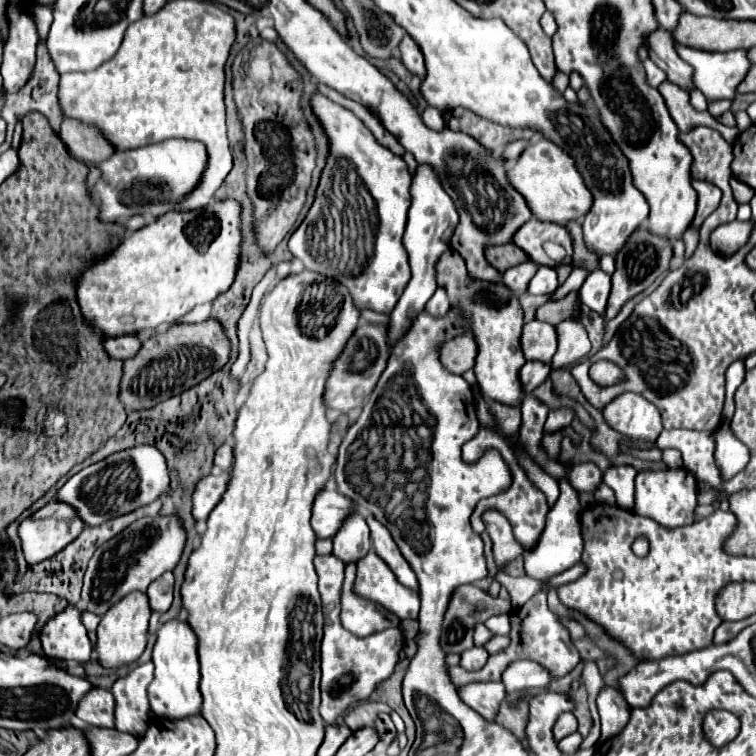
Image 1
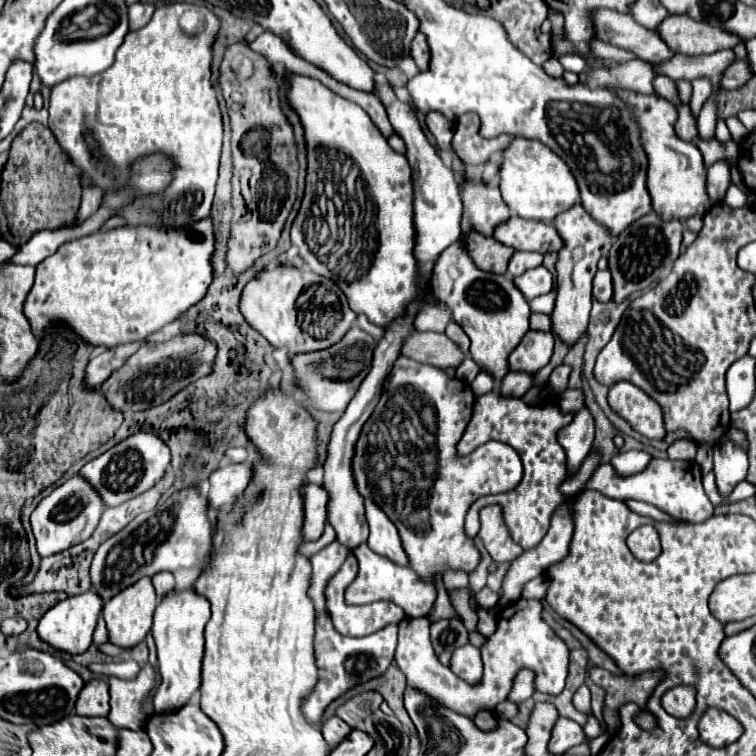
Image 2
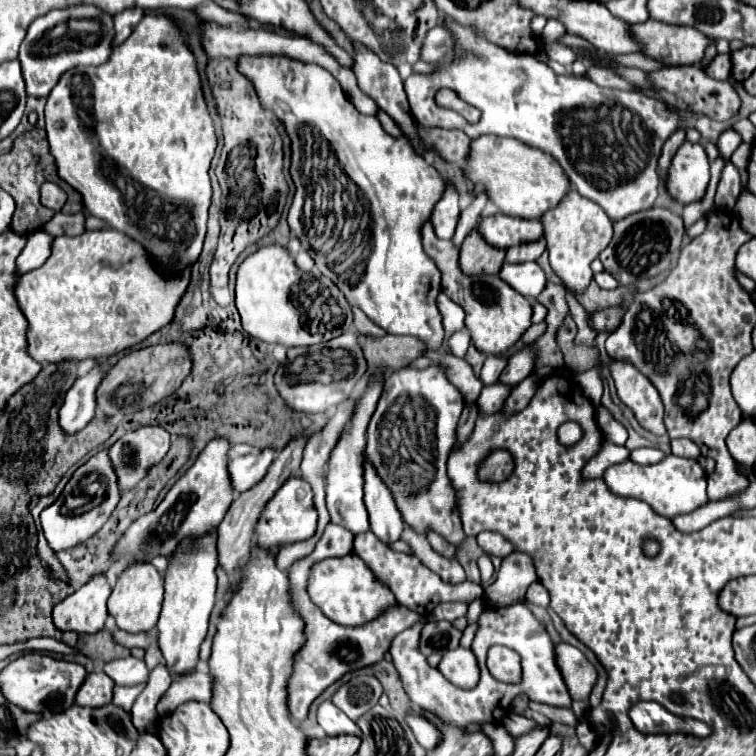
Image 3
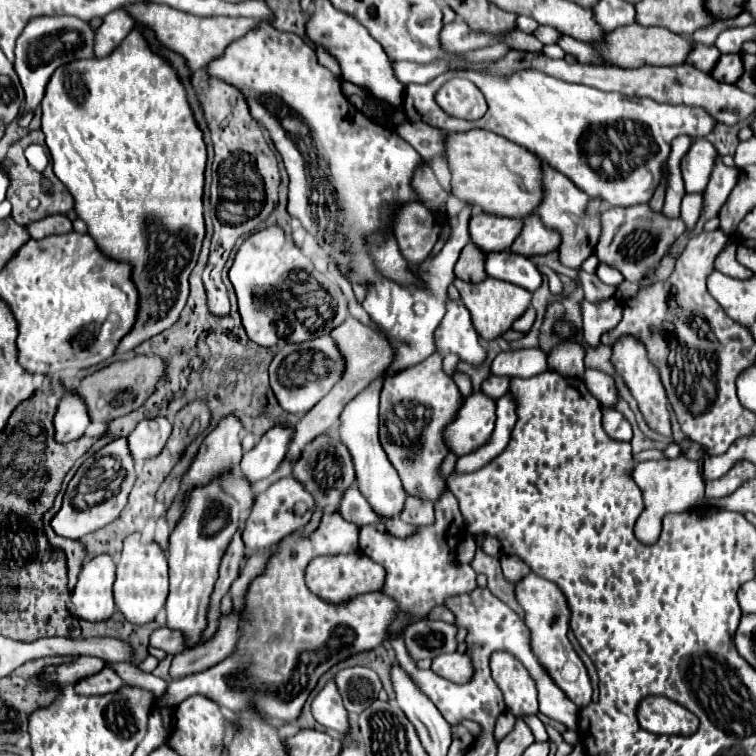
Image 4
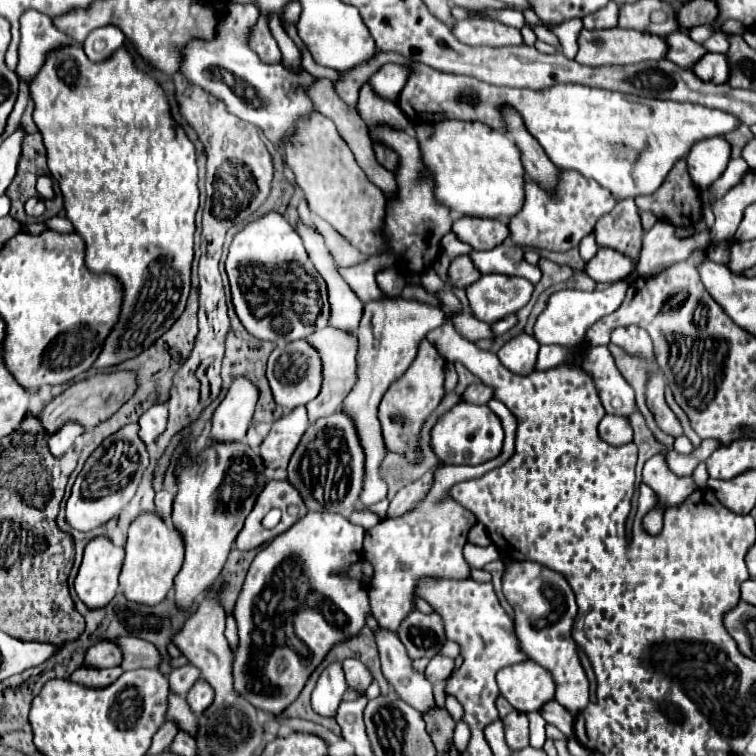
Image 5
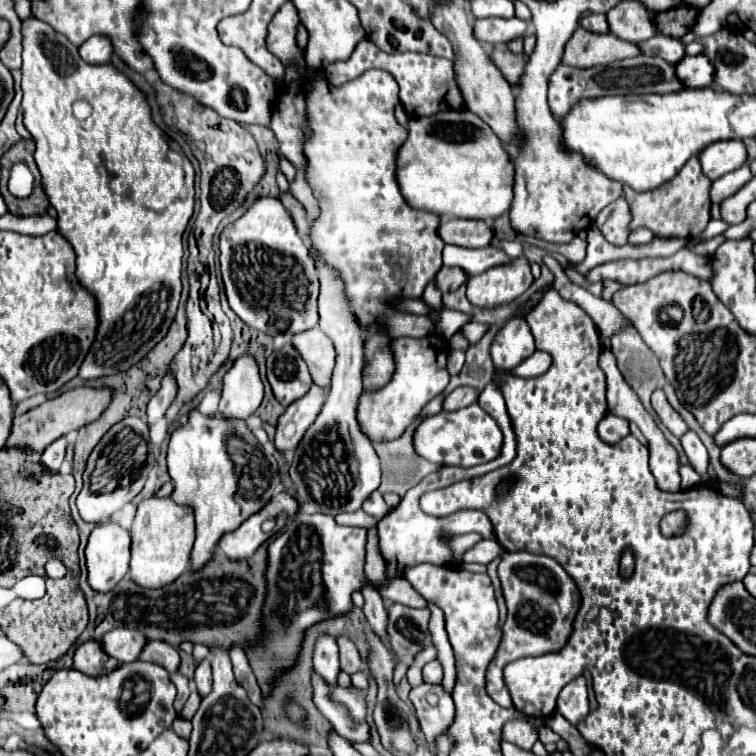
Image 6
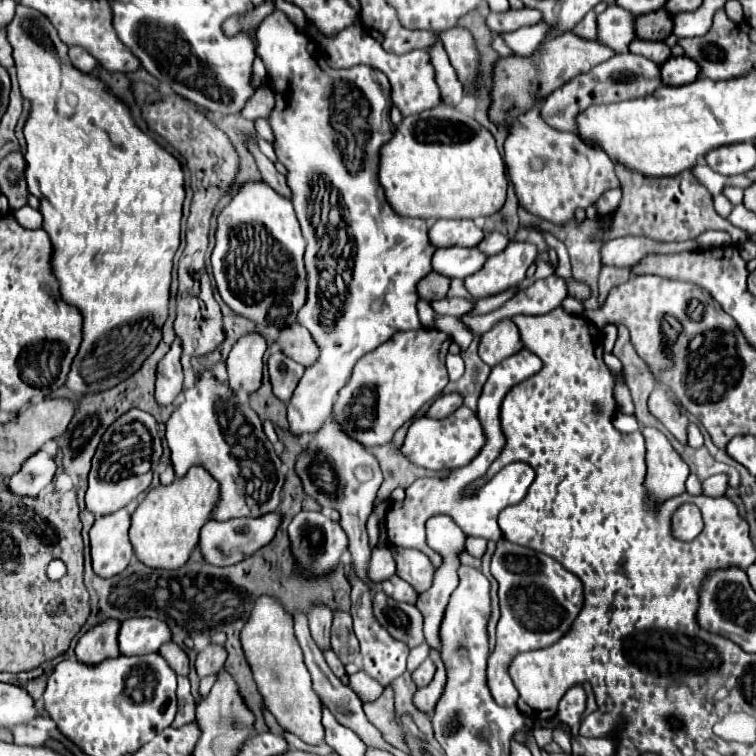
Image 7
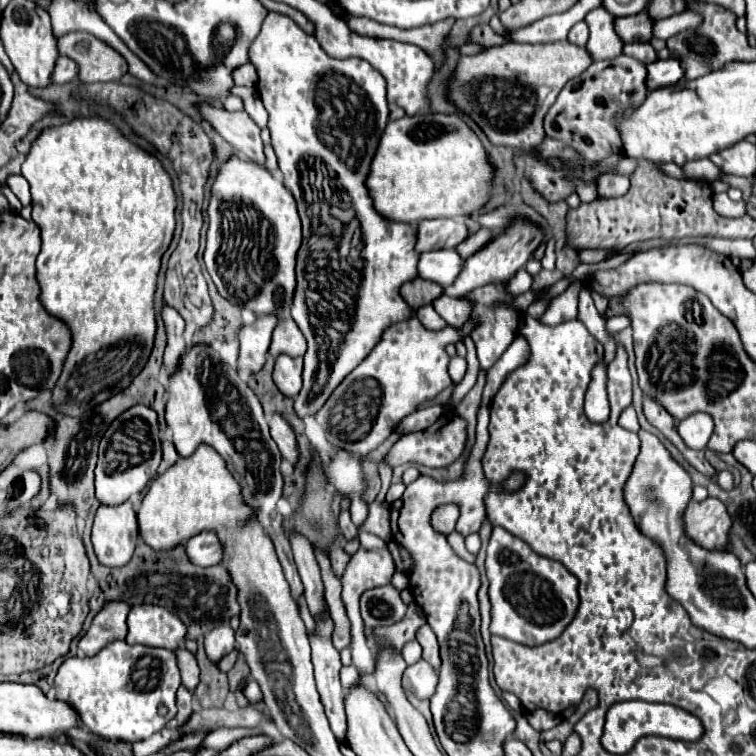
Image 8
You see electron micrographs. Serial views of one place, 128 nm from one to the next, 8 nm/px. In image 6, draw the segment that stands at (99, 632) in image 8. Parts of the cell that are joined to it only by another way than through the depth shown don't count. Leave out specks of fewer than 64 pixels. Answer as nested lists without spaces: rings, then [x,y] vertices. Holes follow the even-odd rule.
[[[94,640],[80,644],[74,654],[74,670],[88,676],[100,676],[100,674],[112,672],[118,668],[118,664],[120,662],[104,654],[100,642],[94,642]]]

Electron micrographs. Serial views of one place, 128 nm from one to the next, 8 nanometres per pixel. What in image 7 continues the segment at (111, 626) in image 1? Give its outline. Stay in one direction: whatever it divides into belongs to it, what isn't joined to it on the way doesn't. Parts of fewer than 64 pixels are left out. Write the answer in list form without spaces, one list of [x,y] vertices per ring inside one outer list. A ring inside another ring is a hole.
[[[192,468],[186,478],[176,478],[170,486],[152,488],[132,514],[130,542],[134,546],[136,558],[158,570],[178,570],[182,568],[190,552],[200,540],[200,528],[210,520],[210,510],[218,500],[218,482],[206,474],[202,468]]]

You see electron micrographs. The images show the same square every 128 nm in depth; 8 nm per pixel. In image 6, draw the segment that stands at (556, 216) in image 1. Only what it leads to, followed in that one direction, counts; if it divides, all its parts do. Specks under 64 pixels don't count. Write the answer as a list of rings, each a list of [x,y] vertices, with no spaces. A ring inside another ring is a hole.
[[[448,110],[434,116],[412,118],[408,124],[410,136],[398,152],[398,184],[402,186],[402,194],[406,194],[412,206],[418,210],[430,210],[442,216],[456,218],[476,218],[476,220],[496,220],[502,216],[512,202],[512,184],[514,184],[514,164],[510,154],[502,146],[500,138],[492,132],[492,128],[472,114],[470,110]]]

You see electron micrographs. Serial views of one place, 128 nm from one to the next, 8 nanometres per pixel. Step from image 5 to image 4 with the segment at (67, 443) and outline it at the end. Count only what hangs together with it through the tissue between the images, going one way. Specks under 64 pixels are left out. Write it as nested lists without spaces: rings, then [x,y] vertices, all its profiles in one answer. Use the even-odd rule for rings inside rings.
[[[66,390],[66,396],[60,400],[58,412],[54,416],[56,440],[62,444],[78,440],[88,428],[88,424],[90,424],[90,416],[86,402],[74,390]]]

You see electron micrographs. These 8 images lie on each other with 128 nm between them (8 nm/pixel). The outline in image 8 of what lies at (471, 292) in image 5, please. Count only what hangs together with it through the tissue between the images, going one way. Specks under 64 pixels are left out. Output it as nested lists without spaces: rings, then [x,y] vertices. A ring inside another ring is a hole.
[[[526,220],[514,222],[502,236],[494,238],[484,250],[476,252],[474,256],[470,256],[470,258],[466,260],[466,270],[462,270],[462,274],[456,278],[454,286],[444,288],[444,294],[458,298],[458,296],[470,294],[472,290],[476,290],[476,288],[480,288],[480,286],[510,280],[510,278],[528,262],[528,258],[530,258],[532,252],[542,244],[542,240],[544,240],[544,230],[538,228],[536,224],[526,222]]]

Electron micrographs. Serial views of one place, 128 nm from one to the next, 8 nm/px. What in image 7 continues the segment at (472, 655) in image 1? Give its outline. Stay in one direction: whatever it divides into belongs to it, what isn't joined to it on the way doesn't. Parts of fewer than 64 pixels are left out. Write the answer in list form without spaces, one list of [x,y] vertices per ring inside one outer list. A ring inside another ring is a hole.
[[[428,658],[416,672],[412,672],[412,678],[414,678],[416,686],[426,686],[426,684],[430,684],[430,680],[434,678],[434,674],[436,674],[436,666],[434,666],[432,660]]]

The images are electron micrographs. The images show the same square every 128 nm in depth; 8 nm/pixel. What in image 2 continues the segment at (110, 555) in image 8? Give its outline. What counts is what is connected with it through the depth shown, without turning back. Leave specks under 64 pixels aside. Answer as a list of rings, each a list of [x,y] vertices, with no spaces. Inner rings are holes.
[[[88,590],[86,594],[70,596],[64,602],[58,602],[54,608],[50,608],[42,616],[42,620],[38,624],[38,636],[40,636],[40,640],[44,640],[46,644],[50,644],[56,650],[68,652],[72,656],[84,654],[92,644],[92,632],[94,632],[96,620],[100,616],[100,610],[102,610],[102,600],[92,590]]]

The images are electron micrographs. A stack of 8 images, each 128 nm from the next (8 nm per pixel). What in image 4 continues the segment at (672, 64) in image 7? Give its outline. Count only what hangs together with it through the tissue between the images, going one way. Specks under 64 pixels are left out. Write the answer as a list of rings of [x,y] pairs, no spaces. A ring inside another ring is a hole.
[[[722,54],[712,74],[714,78],[720,78],[720,82],[736,84],[736,80],[742,76],[742,70],[744,70],[742,54]]]

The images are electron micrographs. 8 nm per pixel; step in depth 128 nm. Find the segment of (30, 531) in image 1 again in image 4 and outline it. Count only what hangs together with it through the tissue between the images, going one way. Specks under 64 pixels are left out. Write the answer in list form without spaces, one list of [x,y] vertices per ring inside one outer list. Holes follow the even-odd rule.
[[[118,438],[98,450],[94,456],[88,456],[84,464],[76,470],[74,478],[70,480],[62,508],[50,520],[52,530],[58,536],[78,540],[90,532],[96,532],[118,518],[122,508],[126,506],[126,498],[134,484],[134,460],[130,458],[126,438]]]

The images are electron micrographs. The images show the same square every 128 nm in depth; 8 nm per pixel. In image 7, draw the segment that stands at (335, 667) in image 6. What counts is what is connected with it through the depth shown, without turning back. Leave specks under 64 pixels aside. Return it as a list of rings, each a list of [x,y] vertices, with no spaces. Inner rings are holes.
[[[322,604],[314,606],[312,612],[308,614],[308,624],[310,624],[310,634],[312,634],[312,640],[316,642],[316,646],[322,652],[330,650],[330,626],[332,626],[330,610],[326,610],[326,606],[322,606]]]

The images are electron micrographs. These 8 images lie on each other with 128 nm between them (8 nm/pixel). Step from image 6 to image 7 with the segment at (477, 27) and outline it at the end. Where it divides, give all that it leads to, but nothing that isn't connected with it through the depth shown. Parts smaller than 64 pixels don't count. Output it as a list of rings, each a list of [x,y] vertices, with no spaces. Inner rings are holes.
[[[522,8],[522,10],[508,10],[508,12],[502,12],[502,14],[492,12],[486,18],[486,26],[494,34],[506,34],[506,32],[514,32],[522,26],[538,24],[540,20],[542,20],[542,14],[538,14],[538,10]]]

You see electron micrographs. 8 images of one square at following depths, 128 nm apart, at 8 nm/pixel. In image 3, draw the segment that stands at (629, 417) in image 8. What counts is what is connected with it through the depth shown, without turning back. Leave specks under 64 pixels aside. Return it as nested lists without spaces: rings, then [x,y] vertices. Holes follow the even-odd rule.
[[[600,406],[600,408],[596,410],[596,424],[598,424],[598,428],[602,430],[602,436],[604,436],[606,440],[610,440],[610,442],[614,442],[614,444],[618,444],[618,446],[624,446],[624,442],[626,442],[626,438],[628,438],[628,432],[626,432],[626,428],[624,428],[620,422],[616,422],[616,420],[610,416],[610,412],[608,412],[604,406]]]

